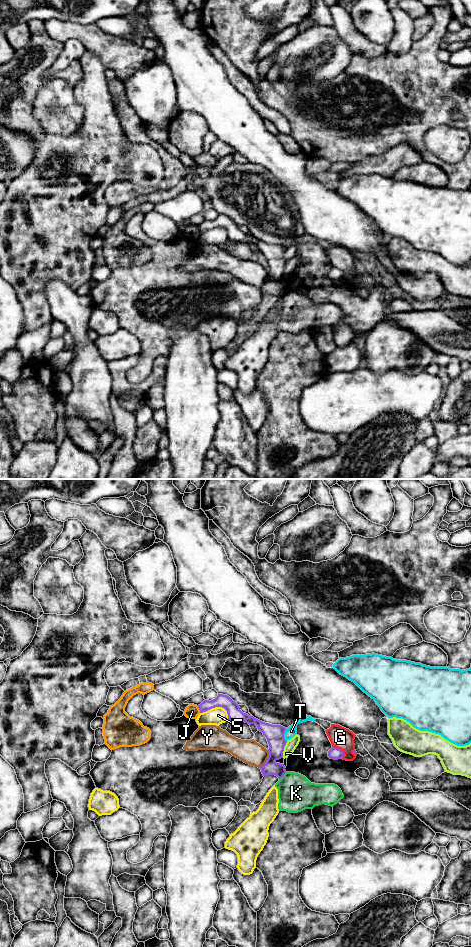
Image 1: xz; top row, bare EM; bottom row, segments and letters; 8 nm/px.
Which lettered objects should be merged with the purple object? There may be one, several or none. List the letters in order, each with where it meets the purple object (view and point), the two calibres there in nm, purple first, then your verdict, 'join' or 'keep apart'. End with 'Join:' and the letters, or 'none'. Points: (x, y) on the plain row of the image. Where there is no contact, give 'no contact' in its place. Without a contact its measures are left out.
G: meets purple in xz at (339, 269); 100 nm thick on the purple side, 170 nm on the other; keep apart
J: meets purple in xz at (199, 229); 110 nm thick on the purple side, 120 nm on the other; keep apart
K: meets purple in xz at (282, 296); 130 nm thick on the purple side, 300 nm on the other; keep apart
S: meets purple in xz at (218, 226); 110 nm thick on the purple side, 140 nm on the other; keep apart
T: meets purple in xz at (283, 255); 150 nm thick on the purple side, 90 nm on the other; keep apart
V: meets purple in xz at (283, 269); 150 nm thick on the purple side, 90 nm on the other; keep apart
Y: meets purple in xz at (267, 279); 150 nm thick on the purple side, 190 nm on the other; keep apart
Join: none

